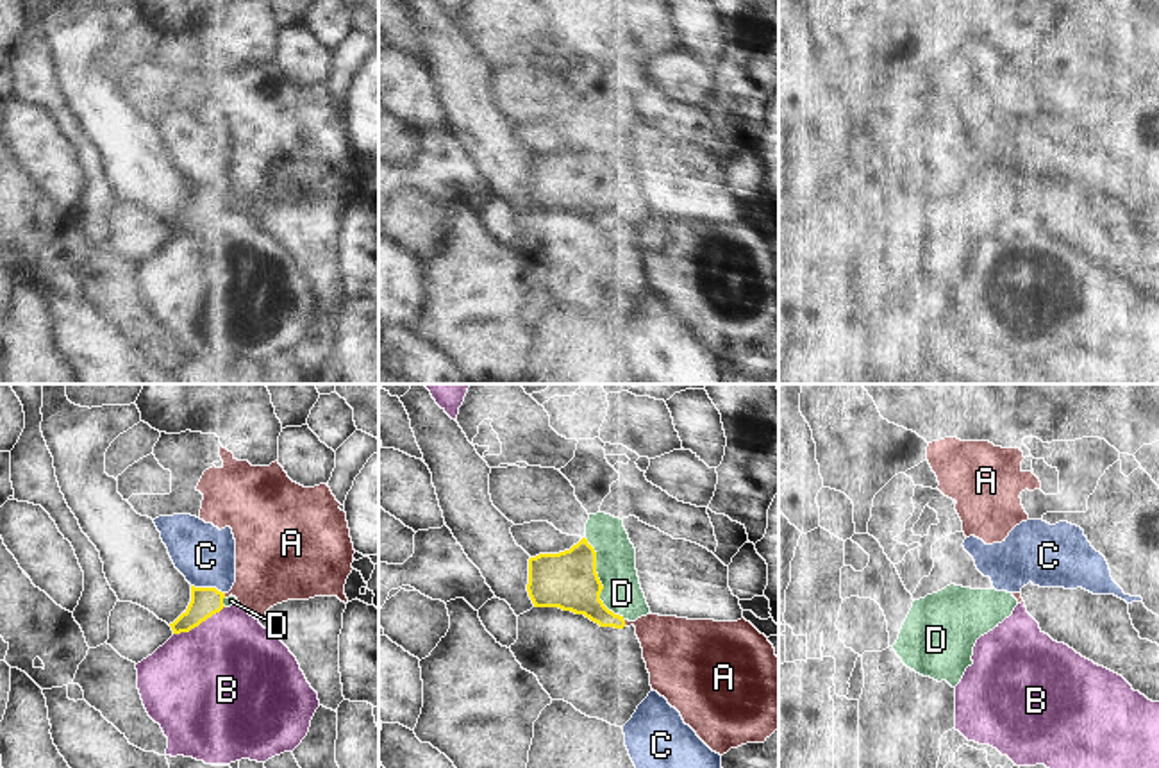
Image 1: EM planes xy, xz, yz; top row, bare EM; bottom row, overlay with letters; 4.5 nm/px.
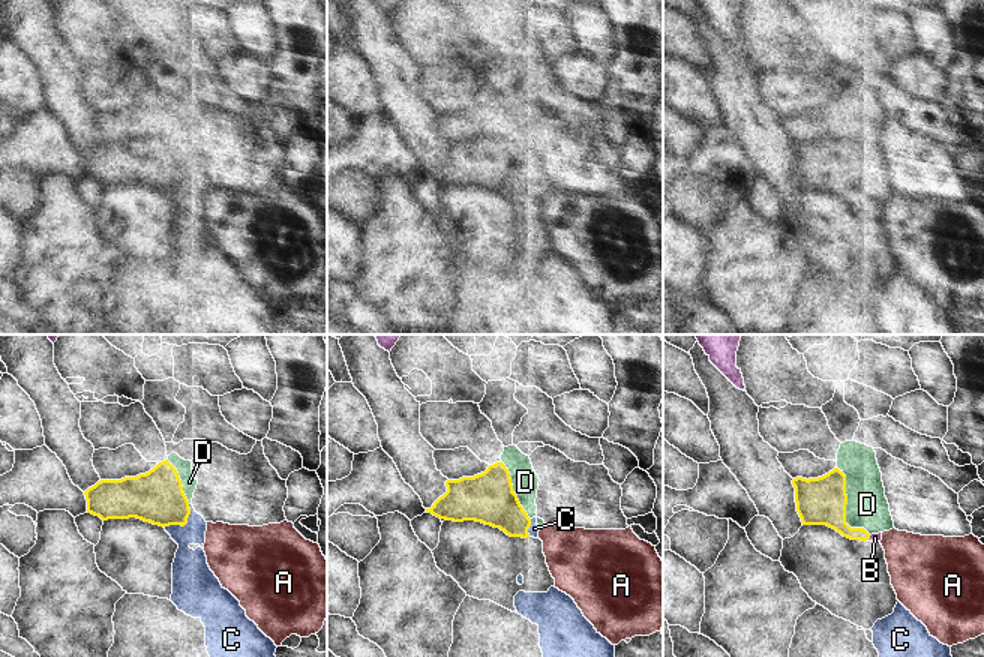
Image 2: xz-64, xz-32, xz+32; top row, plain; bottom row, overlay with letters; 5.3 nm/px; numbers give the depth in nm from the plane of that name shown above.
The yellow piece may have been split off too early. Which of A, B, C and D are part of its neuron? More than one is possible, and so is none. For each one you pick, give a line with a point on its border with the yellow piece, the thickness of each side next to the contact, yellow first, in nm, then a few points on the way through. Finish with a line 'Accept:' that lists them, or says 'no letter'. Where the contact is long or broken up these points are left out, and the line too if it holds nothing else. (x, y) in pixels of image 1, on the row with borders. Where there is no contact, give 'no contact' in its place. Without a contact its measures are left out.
D: meets yellow in xz at (599, 581); 260 nm thick on the yellow side, 180 nm on the other; runs through xz (568, 579), (599, 581), (611, 593), (622, 593)
Accept: D

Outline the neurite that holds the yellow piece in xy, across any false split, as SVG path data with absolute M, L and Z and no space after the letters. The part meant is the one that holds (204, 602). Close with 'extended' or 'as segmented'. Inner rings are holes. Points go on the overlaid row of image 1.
M191 586L191 602L188 609L170 623L173 634L189 632L202 622L220 613L223 607L239 604L236 597L225 597L216 588L195 588Z; extended

